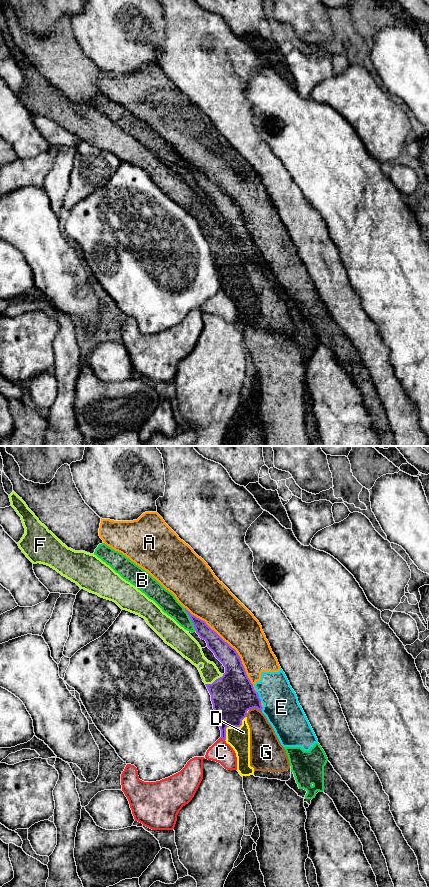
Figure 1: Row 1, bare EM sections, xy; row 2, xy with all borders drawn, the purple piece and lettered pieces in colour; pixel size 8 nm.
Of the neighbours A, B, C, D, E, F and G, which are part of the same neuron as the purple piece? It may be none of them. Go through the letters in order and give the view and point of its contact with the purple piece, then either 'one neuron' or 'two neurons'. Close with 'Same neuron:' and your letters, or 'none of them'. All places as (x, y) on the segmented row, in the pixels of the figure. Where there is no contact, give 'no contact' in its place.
A: xy (231, 647) | two neurons
B: xy (190, 618) | two neurons
C: xy (222, 738) | two neurons
D: xy (231, 726) | two neurons
E: xy (258, 697) | two neurons
F: xy (215, 680) | two neurons
G: xy (255, 707) | two neurons
Same neuron: none of them

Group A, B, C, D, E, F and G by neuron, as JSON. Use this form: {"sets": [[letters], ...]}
{"sets": [["A", "E"], ["B"], ["C"], ["D", "F", "G"]]}

